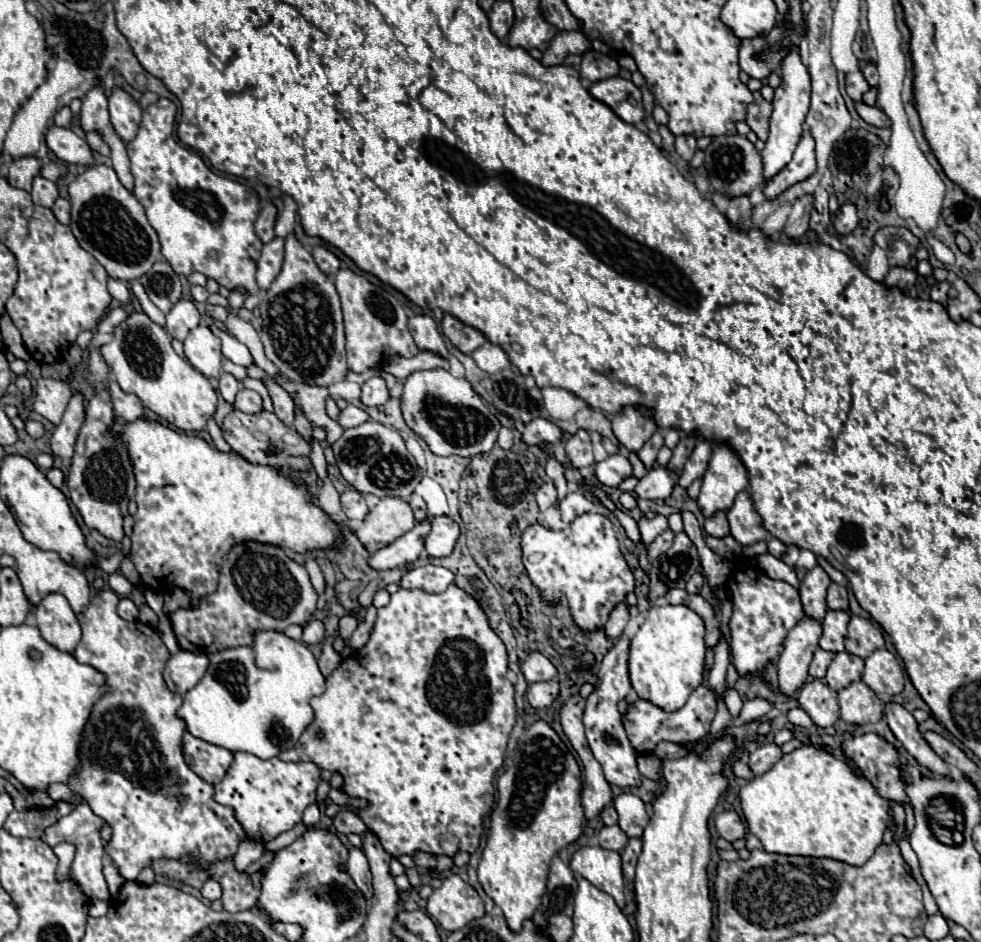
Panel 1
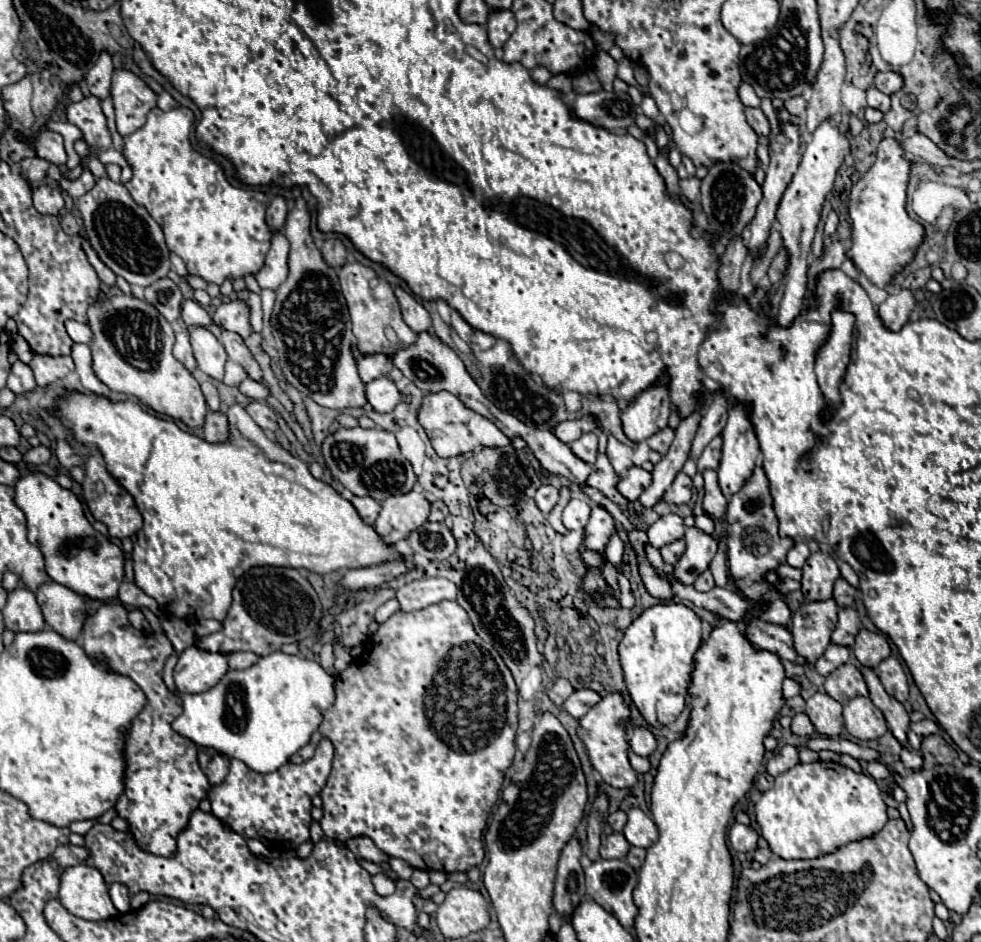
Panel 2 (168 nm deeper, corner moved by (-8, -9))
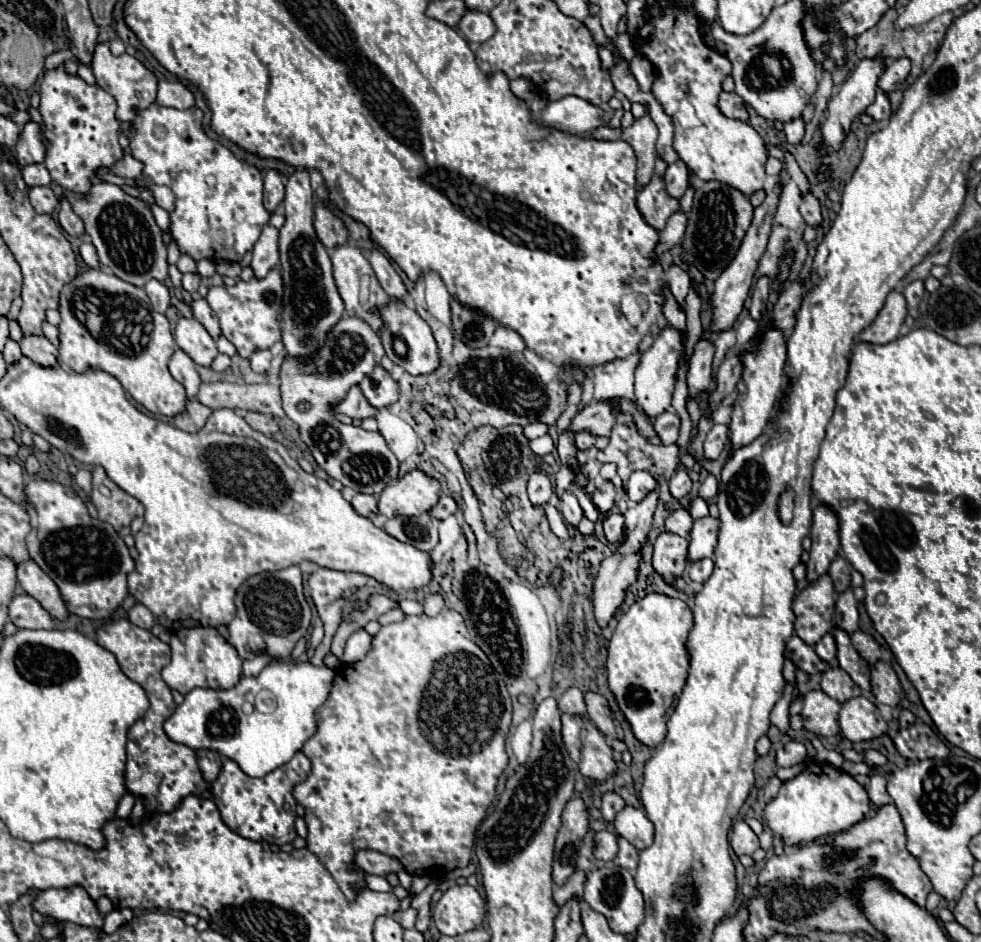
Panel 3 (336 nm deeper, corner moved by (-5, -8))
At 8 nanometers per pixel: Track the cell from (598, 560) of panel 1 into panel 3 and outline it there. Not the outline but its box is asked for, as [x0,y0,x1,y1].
[592,481,616,515]

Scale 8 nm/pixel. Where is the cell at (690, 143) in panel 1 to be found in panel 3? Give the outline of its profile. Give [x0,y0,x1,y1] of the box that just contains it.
[664,159,690,199]

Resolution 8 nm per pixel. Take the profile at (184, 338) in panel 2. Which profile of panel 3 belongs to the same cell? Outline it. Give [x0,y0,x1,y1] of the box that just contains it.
[170,349,200,399]

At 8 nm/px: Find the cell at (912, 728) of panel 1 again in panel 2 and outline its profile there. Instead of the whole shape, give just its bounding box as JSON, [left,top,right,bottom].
[857,664,909,742]

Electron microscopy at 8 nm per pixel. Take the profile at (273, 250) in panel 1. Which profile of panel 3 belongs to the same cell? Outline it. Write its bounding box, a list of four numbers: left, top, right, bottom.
[252,214,285,279]

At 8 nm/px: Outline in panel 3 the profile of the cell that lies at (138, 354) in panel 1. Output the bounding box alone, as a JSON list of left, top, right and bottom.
[60,269,188,417]

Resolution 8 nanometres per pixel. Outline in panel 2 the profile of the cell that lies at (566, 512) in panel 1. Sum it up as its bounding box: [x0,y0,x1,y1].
[563,498,591,530]

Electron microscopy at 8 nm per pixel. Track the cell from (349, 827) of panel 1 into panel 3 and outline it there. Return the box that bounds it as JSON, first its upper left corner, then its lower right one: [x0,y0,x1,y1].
[354,849,402,875]

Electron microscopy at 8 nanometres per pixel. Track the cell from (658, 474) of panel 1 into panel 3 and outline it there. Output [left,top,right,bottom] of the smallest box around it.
[668,469,692,499]

